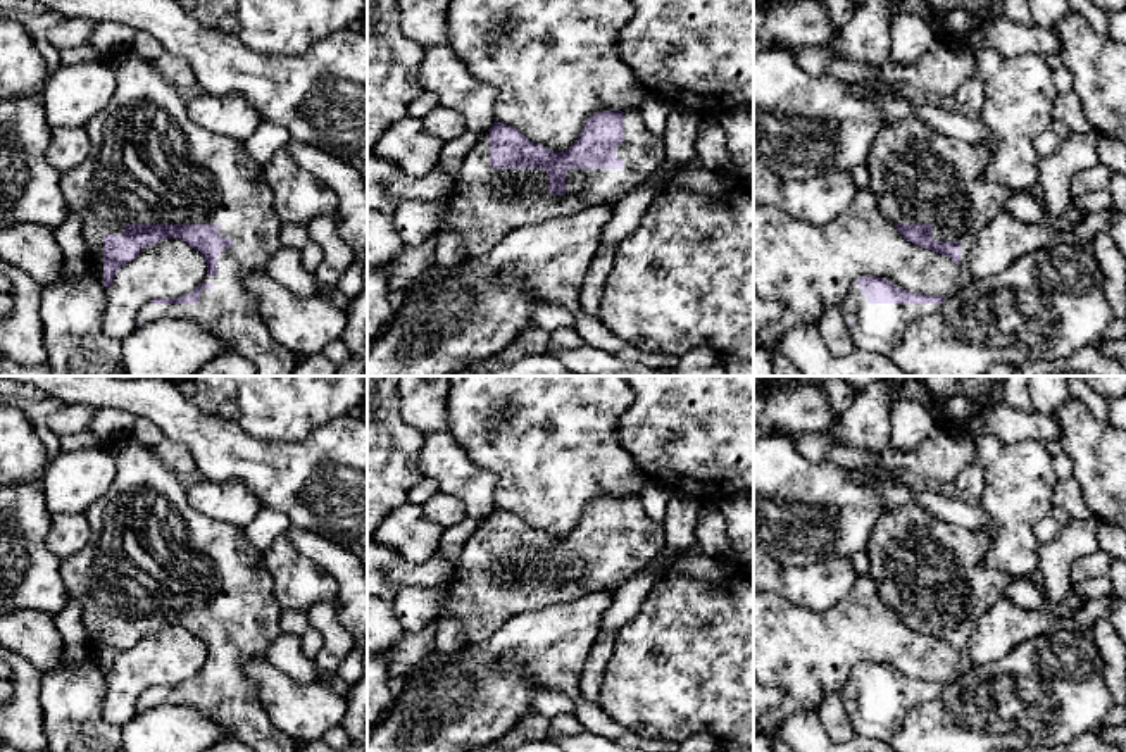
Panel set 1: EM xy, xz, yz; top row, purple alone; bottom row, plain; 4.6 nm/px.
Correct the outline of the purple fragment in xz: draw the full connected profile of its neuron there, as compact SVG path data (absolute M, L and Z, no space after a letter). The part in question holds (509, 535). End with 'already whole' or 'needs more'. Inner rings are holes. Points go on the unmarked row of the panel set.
M638 495L595 498L566 538L552 538L529 528L519 516L495 507L464 543L460 562L445 585L438 617L459 619L467 640L478 643L514 616L572 602L590 592L616 590L647 567L664 547L664 524L645 512Z; needs more

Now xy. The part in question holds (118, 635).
M133 436L103 447L116 464L116 478L109 490L84 511L91 528L90 542L76 555L60 561L67 597L76 598L81 607L91 657L109 676L117 657L138 643L143 635L166 624L179 624L203 642L207 662L183 683L147 688L138 697L136 712L159 705L195 707L226 726L231 738L248 745L253 752L297 752L297 742L274 726L262 704L253 697L255 681L245 674L248 661L267 661L269 645L281 633L281 609L272 592L274 581L257 564L262 550L250 543L243 530L193 511L185 493L186 481L164 466L153 448Z; needs more

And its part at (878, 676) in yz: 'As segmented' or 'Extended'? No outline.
Extended

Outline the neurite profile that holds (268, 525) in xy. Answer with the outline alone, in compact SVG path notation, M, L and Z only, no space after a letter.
M262 507L243 531L253 547L266 552L290 526L290 521L281 512Z

